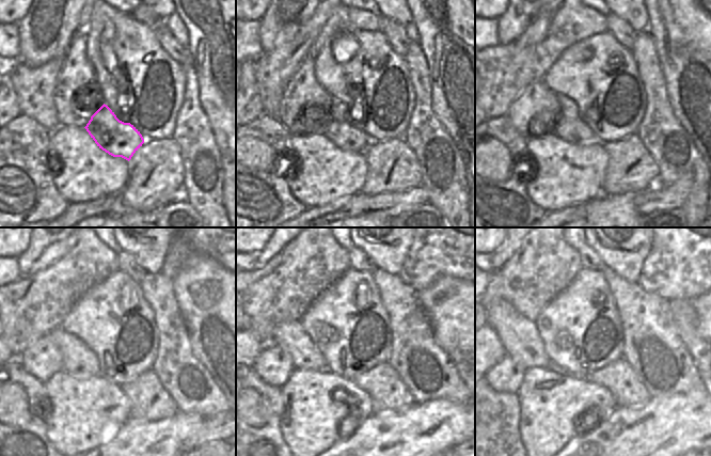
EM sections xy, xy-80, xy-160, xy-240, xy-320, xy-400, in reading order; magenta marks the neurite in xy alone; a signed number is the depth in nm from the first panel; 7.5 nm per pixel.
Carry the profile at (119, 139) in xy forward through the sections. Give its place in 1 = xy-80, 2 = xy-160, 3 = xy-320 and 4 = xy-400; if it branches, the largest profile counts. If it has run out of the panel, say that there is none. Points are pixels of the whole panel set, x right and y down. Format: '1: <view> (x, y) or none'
1: xy-80 (346, 137)
2: xy-160 (569, 126)
3: xy-320 (290, 335)
4: xy-400 (519, 335)

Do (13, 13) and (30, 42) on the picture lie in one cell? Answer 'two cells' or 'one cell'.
two cells

